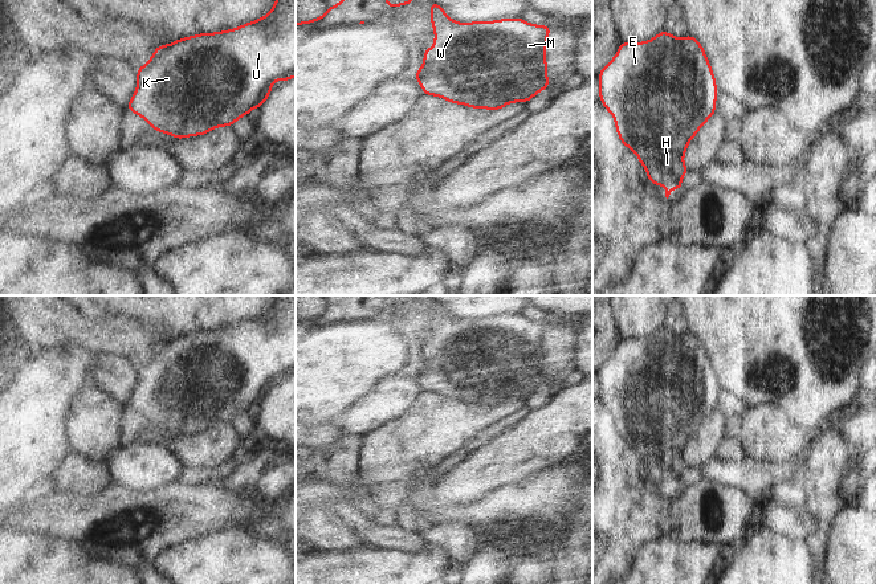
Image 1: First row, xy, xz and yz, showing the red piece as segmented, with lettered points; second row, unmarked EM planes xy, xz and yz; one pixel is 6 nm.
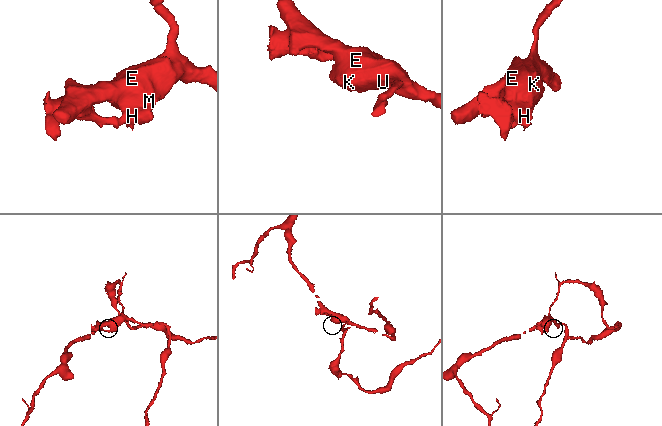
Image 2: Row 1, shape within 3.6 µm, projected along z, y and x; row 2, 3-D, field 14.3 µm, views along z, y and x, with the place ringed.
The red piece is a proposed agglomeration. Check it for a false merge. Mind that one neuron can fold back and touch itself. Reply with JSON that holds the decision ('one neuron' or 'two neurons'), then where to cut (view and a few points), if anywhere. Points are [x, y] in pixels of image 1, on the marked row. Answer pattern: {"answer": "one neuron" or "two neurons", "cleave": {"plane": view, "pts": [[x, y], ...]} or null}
{"answer": "two neurons", "cleave": {"plane": "xz", "pts": [[485, 24], [477, 24], [467, 36], [467, 77], [469, 80]]}}

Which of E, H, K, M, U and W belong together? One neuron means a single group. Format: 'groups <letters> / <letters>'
groups E K M U W / H

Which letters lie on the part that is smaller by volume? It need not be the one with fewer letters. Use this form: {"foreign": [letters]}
{"foreign": ["H"]}

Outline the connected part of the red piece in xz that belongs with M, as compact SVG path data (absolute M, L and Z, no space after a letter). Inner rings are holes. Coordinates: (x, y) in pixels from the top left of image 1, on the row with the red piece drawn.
M431 1L431 23L435 29L435 46L424 50L424 64L416 72L416 81L423 87L424 95L437 95L452 103L466 105L470 94L469 85L481 86L489 83L497 70L506 68L512 78L504 82L501 94L484 99L478 109L500 110L510 102L529 102L538 91L547 90L546 68L546 37L551 33L550 26L533 25L522 19L502 19L498 21L474 21L460 24L449 19L444 9ZM476 25L486 25L486 56L488 73L485 78L466 77L466 36Z

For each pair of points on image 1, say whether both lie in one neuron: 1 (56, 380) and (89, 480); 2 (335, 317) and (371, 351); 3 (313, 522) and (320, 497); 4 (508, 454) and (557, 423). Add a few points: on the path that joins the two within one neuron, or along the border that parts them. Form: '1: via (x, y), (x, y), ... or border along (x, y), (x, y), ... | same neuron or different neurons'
1: border along (73, 450), (53, 476) | different neurons
2: border along (358, 318), (316, 327) | different neurons
3: border along (326, 509), (339, 513) | different neurons
4: via (520, 453), (545, 435) | same neuron

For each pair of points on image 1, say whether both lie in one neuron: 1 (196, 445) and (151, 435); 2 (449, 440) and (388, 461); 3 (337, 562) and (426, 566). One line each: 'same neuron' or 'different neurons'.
1: same neuron
2: same neuron
3: same neuron

